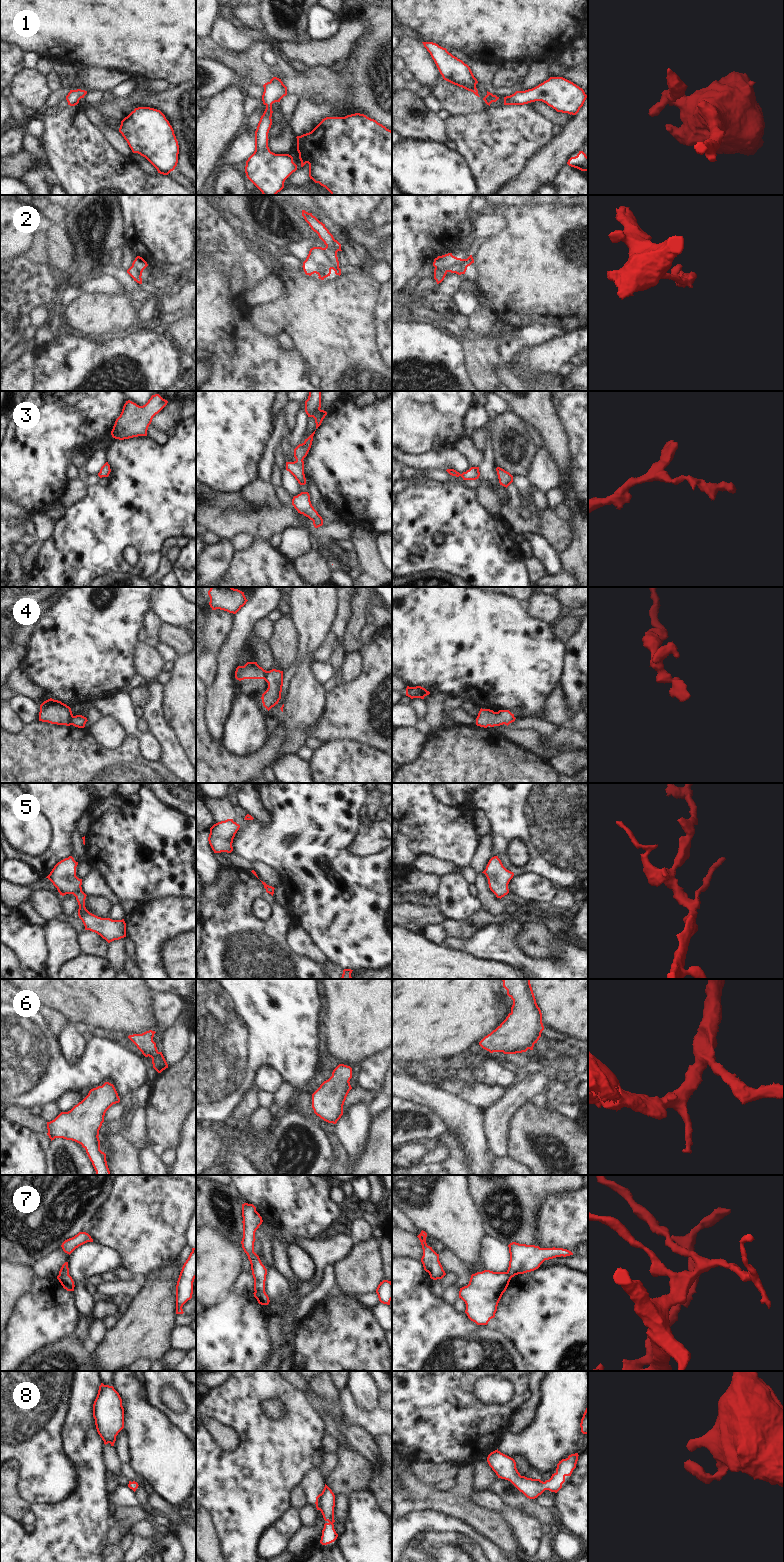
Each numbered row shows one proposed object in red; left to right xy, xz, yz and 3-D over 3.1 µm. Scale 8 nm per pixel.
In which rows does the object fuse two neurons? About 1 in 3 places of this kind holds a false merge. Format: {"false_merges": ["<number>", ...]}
{"false_merges": ["2", "4", "7"]}

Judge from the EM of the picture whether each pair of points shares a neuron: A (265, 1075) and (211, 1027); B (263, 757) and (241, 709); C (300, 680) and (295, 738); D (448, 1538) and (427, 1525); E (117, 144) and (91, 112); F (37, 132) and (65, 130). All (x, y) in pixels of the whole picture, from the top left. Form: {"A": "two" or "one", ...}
{"A": "two", "B": "two", "C": "one", "D": "one", "E": "one", "F": "two"}

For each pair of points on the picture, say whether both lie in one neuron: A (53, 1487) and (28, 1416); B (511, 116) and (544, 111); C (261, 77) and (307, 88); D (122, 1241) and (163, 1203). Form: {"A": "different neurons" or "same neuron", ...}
{"A": "same neuron", "B": "different neurons", "C": "same neuron", "D": "same neuron"}

